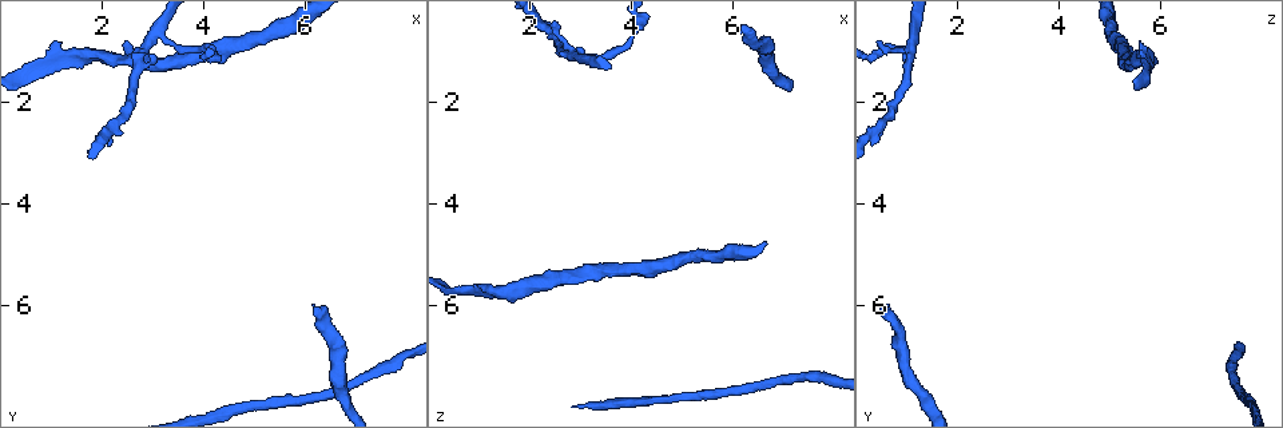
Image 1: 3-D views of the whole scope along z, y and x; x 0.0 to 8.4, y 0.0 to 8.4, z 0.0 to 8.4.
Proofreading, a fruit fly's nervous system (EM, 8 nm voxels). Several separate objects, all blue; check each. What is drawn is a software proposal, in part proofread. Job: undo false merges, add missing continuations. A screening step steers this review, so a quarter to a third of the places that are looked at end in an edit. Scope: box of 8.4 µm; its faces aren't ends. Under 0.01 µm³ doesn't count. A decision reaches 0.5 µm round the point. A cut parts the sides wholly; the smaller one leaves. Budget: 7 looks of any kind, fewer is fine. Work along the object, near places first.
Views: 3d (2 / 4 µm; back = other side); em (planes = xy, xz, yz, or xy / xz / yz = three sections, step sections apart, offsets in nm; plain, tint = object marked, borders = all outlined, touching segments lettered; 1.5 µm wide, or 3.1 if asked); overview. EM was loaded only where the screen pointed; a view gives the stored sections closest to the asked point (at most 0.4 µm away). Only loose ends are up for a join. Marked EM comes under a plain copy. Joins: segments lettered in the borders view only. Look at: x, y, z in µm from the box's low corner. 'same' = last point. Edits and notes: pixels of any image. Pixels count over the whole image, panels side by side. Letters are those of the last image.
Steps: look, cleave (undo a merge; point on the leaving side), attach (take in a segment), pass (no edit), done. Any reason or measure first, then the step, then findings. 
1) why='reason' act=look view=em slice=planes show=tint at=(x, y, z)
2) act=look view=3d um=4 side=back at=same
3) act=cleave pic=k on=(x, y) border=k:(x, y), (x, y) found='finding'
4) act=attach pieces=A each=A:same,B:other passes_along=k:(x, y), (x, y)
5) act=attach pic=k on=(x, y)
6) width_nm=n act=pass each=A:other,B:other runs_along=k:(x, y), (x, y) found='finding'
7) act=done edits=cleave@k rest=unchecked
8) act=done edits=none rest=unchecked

why='a narrow waist' act=look view=3d um=2 side=back at=(4.10, 0.95, 0.55)

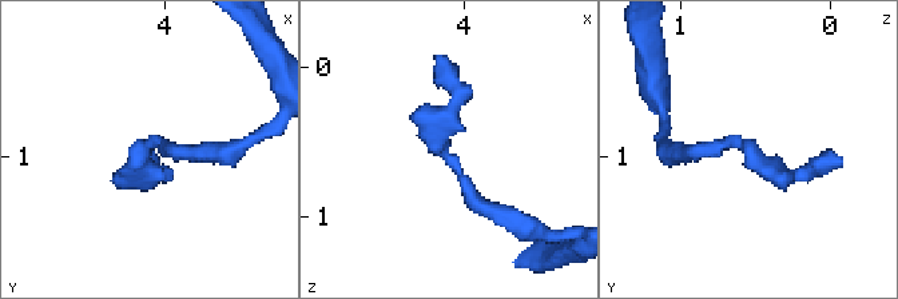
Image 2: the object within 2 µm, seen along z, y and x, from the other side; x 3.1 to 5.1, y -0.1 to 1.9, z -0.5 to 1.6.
why='shape alone is not enough' act=look view=em slice=planes show=borders at=(4.12, 0.94, 0.58)

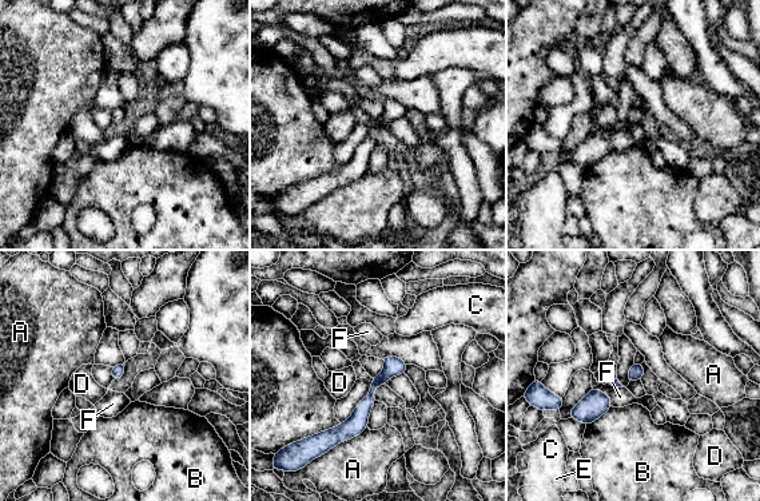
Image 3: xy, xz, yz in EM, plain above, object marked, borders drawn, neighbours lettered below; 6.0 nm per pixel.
width_nm=80 act=pass each=A:other,B:other,C:other,D:other,E:other,F:other found='continuous, no second cell'

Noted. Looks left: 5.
act=look view=3d um=2 at=(1.05, 0.80, 5.60)

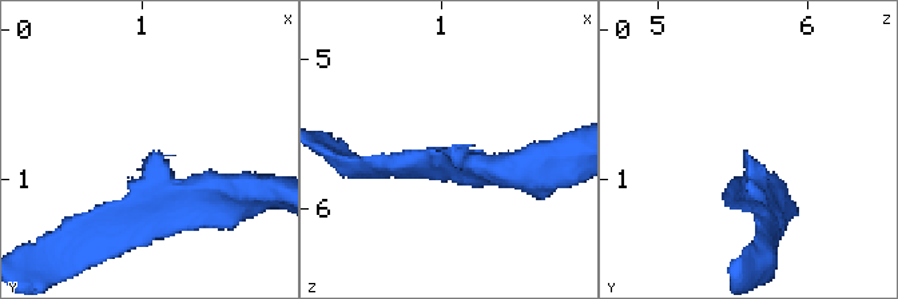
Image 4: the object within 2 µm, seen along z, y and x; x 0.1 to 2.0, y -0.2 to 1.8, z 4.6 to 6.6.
arm_widths_nm=170,220 act=look view=em slice=planes show=borders at=(1.06, 0.84, 5.58)

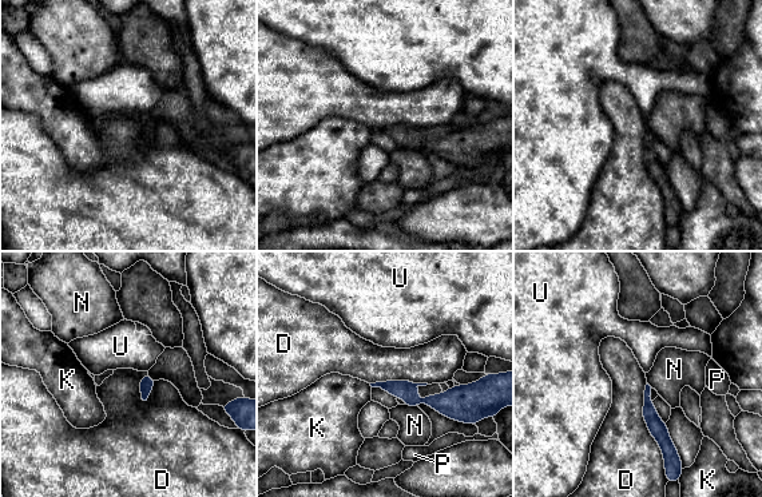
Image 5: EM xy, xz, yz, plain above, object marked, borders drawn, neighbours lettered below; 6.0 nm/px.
act=pass each=D:other,K:other,N:other,P:other,U:other runs_along=5:(381, 385), (415, 400), (471, 388) found='none of them fits'

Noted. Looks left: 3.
why='an open end' act=look view=3d um=2 at=(6.15, 6.00, 0.70)

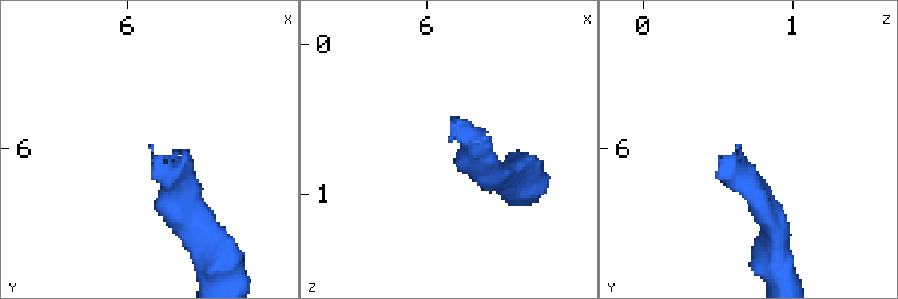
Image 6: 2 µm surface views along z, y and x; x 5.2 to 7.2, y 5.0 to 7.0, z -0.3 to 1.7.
why='shape alone is not enough' act=look view=em slice=xy step=8 show=borders at=(6.18, 5.96, 0.66)

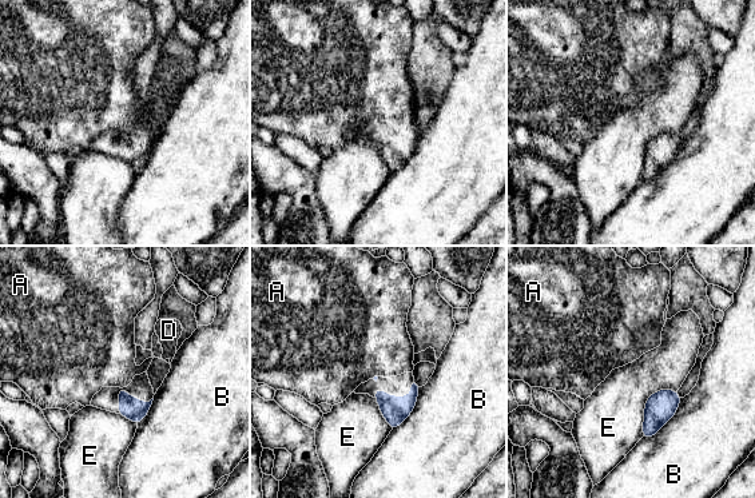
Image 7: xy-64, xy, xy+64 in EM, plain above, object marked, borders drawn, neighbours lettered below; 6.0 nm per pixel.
act=look view=em slice=planes show=borders at=same

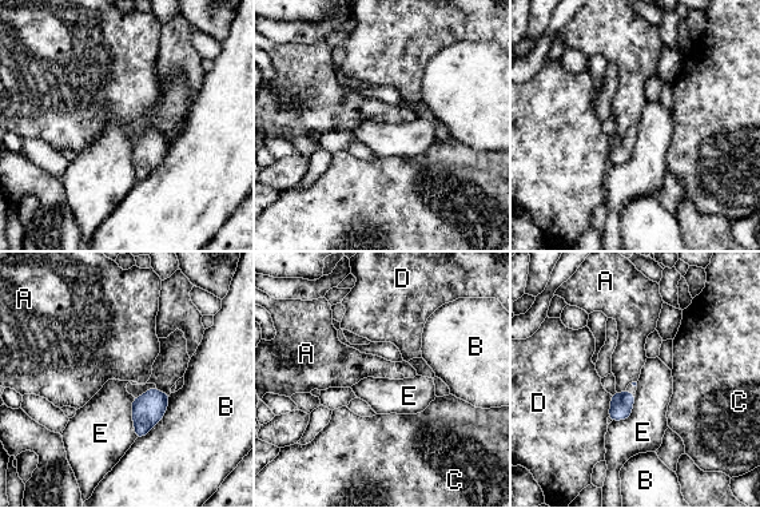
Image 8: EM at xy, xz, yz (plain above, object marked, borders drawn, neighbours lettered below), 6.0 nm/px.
act=attach pieces=A each=A:same,B:other,C:other,D:other,E:other passes_along=8:(621, 404), (620, 393), (629, 356) found='the cell continues'

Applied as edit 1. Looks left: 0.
act=done edits=attach@8 rest=unchecked

